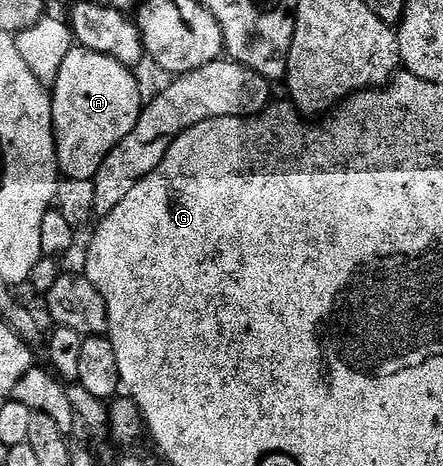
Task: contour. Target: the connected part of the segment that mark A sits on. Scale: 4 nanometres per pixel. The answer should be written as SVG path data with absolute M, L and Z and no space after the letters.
M74 47L63 59L51 96L57 163L66 178L92 181L103 159L135 127L143 100L133 73L130 66L111 59L111 55L80 47Z

